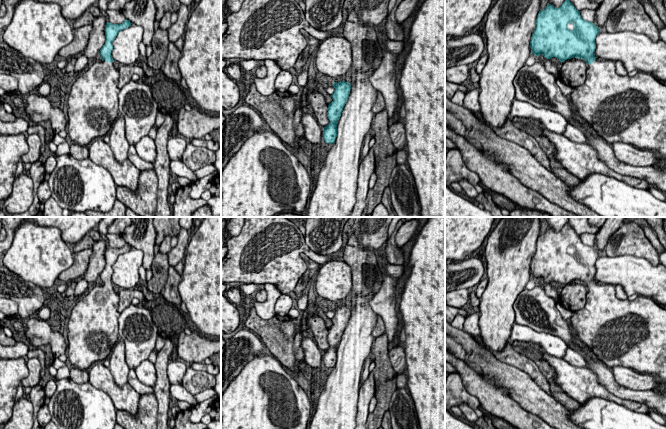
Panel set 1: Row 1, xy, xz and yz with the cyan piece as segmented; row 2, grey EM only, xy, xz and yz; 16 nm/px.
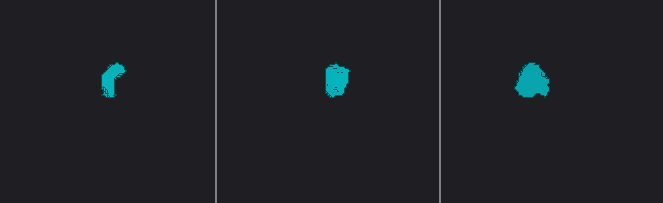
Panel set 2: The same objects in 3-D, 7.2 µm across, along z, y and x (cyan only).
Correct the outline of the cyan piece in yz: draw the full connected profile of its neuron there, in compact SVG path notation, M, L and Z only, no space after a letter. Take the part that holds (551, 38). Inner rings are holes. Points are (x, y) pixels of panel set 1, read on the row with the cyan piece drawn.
M565 0L559 8L548 4L543 10L539 11L536 19L536 28L531 37L530 47L534 55L539 56L540 54L542 54L546 59L549 60L552 57L559 59L560 62L571 59L573 57L585 60L586 63L589 65L586 70L586 81L583 85L571 88L572 92L568 96L578 117L584 120L598 136L602 137L610 145L612 145L614 142L624 142L627 144L631 144L639 149L653 150L658 154L658 159L652 165L652 167L659 168L662 171L666 171L666 85L664 85L662 81L655 78L652 74L642 71L638 71L638 73L632 77L628 75L621 76L616 73L616 66L614 61L598 60L594 55L596 49L595 39L598 33L598 26L596 26L594 23L585 21L581 17L580 11L578 11L569 0Z

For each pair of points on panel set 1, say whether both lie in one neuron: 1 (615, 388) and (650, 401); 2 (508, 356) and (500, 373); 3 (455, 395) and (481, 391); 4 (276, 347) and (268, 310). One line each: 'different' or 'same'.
1: same
2: different
3: different
4: different

